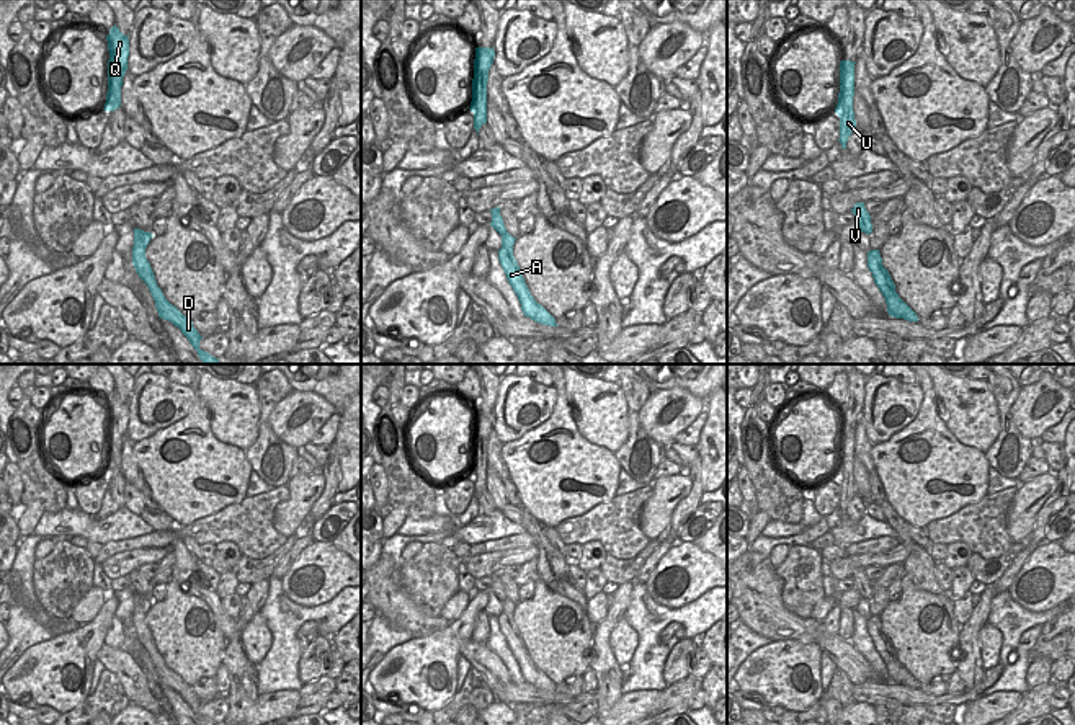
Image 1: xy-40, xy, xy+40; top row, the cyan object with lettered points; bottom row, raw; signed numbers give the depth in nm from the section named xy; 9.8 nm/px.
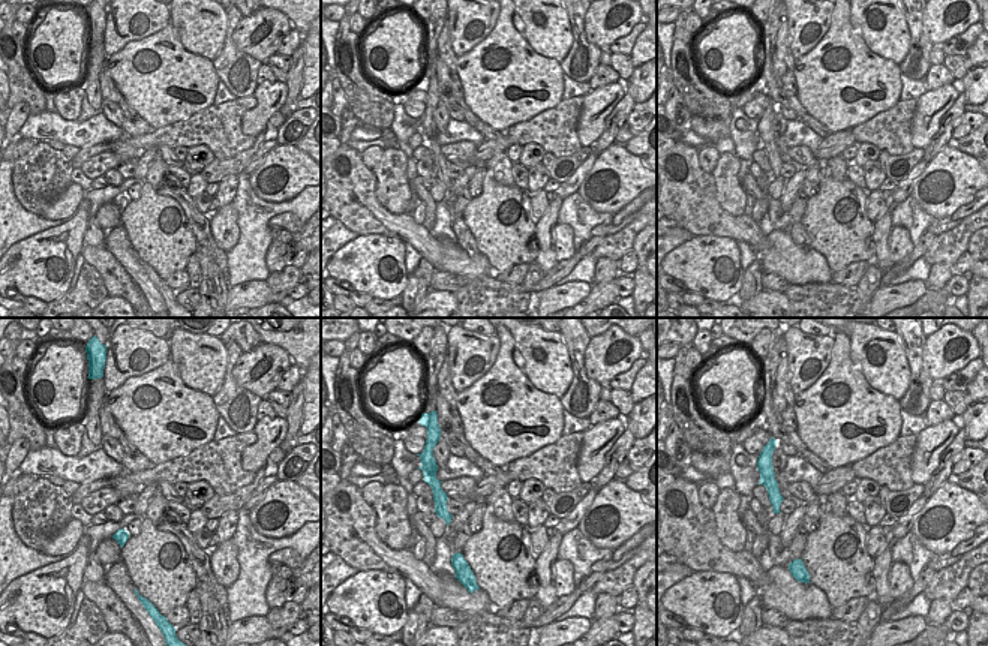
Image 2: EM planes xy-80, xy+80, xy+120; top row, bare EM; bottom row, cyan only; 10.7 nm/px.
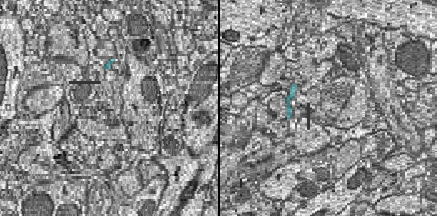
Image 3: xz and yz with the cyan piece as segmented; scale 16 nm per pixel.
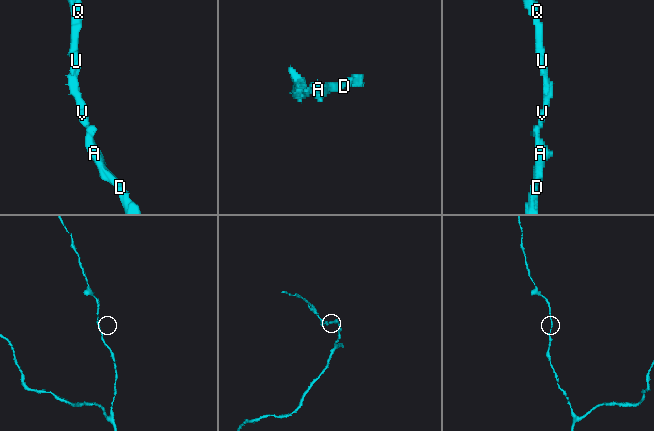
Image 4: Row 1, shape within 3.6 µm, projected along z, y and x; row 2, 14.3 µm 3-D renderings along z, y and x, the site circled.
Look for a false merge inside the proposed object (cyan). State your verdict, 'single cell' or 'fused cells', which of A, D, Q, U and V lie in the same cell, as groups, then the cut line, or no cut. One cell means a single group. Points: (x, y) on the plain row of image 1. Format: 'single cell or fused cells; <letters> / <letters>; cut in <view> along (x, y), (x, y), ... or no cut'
single cell; A D Q U V; no cut

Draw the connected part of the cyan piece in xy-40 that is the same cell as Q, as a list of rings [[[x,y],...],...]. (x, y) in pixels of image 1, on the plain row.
[[[116,390],[109,397],[111,398],[106,402],[109,426],[105,477],[114,477],[121,472],[121,452],[129,423],[129,402],[124,402]]]

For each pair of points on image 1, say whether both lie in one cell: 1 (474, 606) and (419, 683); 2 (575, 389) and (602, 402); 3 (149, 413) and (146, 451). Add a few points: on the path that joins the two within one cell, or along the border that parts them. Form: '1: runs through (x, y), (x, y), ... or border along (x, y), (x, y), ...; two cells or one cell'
1: runs through (464, 626), (430, 663); one cell
2: runs through (582, 392), (595, 404); one cell
3: border along (182, 420), (159, 428), (134, 443); two cells

